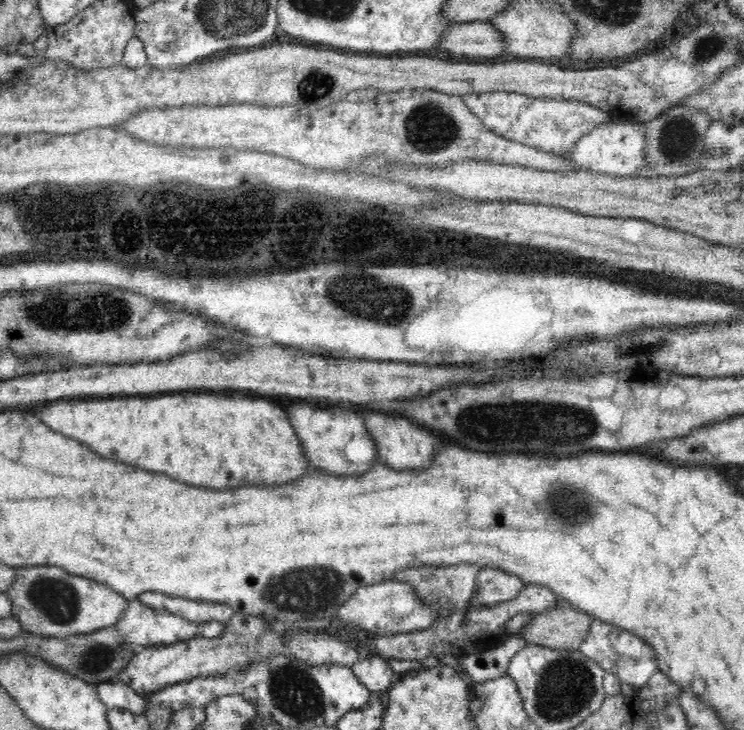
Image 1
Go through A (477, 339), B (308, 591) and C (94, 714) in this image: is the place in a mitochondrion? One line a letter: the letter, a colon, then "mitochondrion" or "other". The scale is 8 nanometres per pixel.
A: other
B: mitochondrion
C: other

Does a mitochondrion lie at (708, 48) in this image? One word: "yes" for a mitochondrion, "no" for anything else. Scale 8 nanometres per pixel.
yes

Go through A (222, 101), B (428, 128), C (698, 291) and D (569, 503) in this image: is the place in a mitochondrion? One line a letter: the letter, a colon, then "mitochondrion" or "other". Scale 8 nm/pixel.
A: other
B: mitochondrion
C: other
D: mitochondrion

